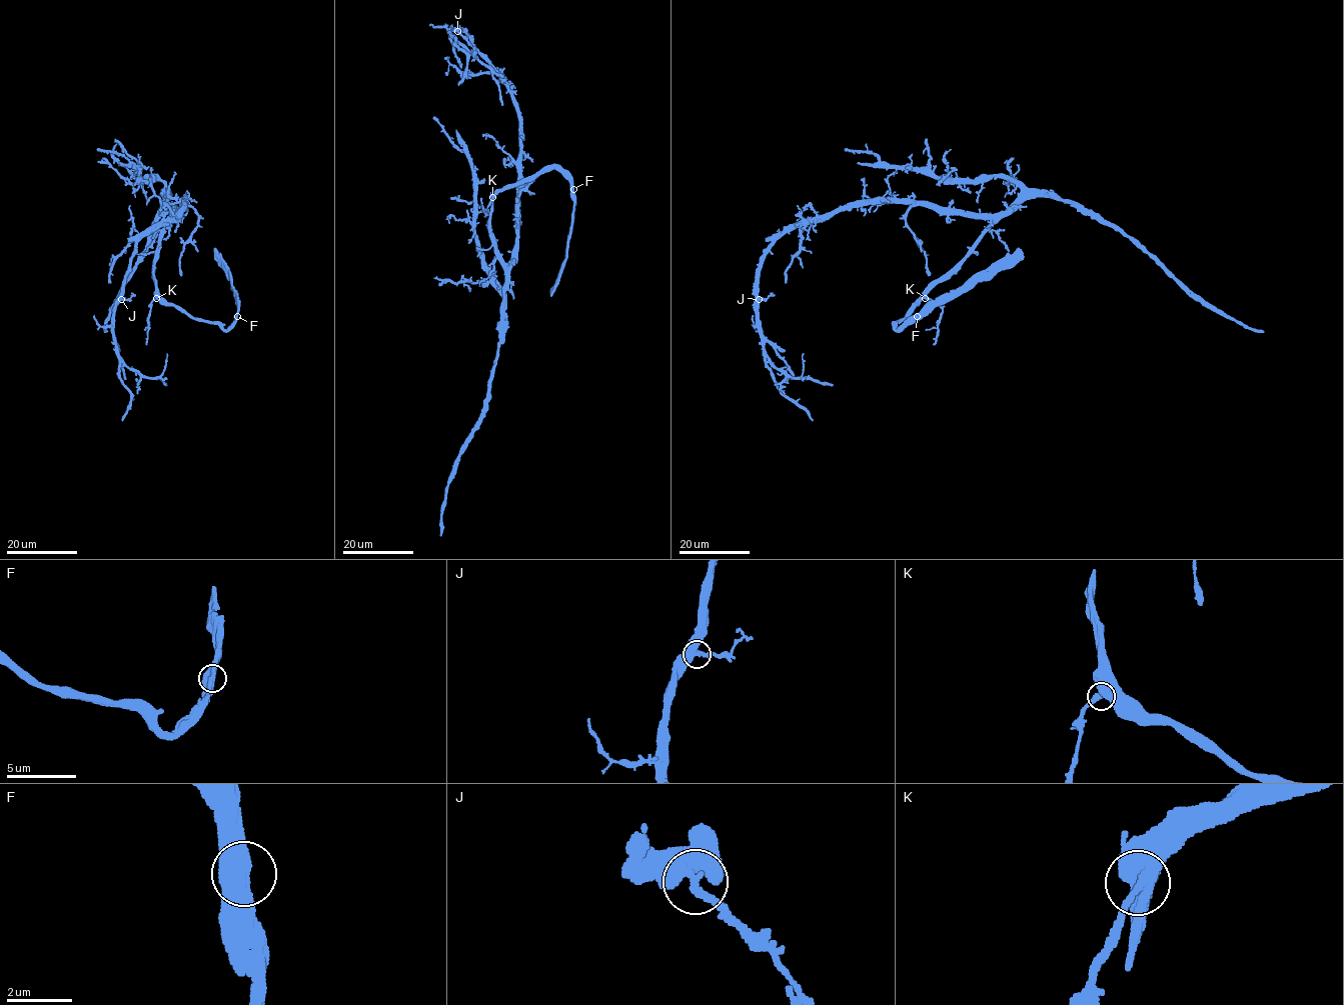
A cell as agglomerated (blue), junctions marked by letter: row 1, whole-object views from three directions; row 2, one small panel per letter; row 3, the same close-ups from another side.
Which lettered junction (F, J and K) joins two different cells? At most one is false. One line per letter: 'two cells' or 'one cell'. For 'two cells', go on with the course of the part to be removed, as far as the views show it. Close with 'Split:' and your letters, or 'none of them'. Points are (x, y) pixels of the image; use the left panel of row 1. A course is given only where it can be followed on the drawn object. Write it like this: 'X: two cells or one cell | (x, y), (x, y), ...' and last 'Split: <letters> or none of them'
F: one cell
J: one cell
K: one cell
Split: none of them

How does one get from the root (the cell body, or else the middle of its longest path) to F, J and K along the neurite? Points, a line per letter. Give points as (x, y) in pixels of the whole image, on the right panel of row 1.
F: (936, 211), (984, 214), (992, 223), (977, 244), (896, 323), (896, 327), (902, 330), (917, 316)
J: (936, 211), (923, 205), (899, 201), (848, 203), (829, 213), (794, 223), (765, 256), (758, 280), (759, 299)
K: (936, 211), (984, 214), (992, 223), (977, 244), (925, 298)

